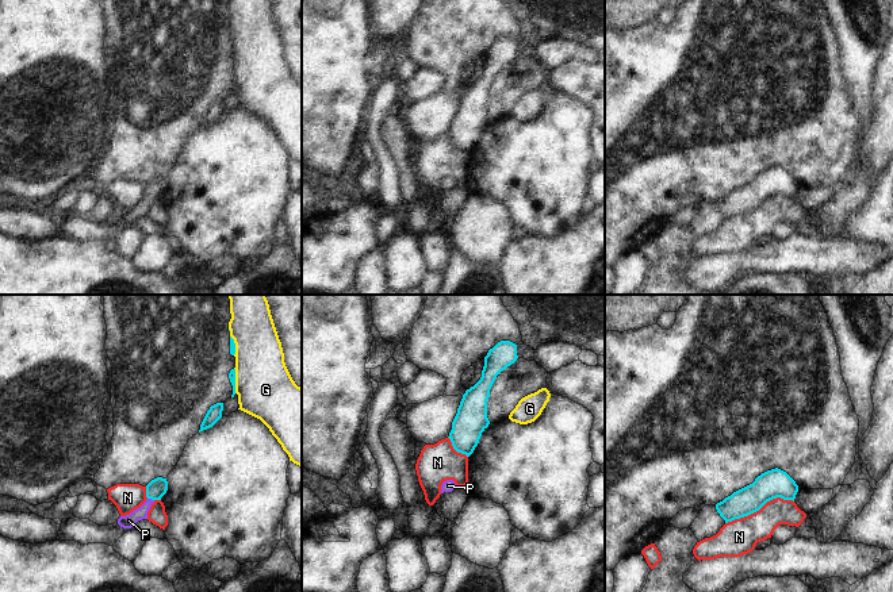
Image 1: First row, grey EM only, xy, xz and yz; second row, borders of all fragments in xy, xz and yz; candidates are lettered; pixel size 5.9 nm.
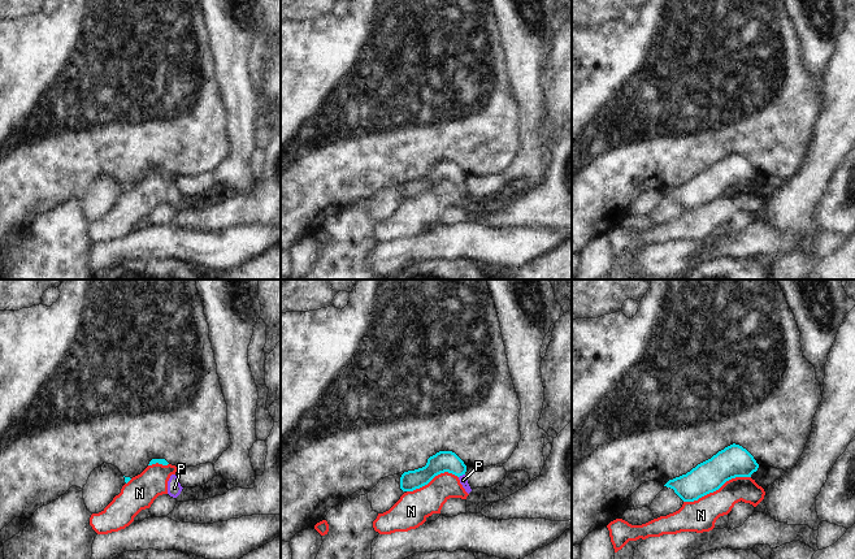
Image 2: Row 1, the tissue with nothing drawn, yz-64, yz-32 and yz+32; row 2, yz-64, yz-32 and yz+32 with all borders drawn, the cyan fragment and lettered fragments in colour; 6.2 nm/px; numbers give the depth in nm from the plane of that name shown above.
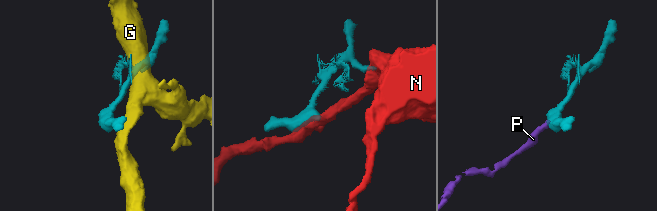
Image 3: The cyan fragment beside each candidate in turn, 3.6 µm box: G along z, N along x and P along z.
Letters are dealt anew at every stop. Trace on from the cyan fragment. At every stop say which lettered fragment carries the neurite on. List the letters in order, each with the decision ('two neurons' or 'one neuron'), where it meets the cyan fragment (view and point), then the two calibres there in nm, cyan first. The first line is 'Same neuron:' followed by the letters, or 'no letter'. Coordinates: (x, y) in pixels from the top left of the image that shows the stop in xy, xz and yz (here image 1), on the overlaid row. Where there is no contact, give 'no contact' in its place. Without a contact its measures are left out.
Same neuron: P
G: two neurons; contact xy (234, 380); calibres 50 and 340 nm
N: two neurons; contact yz (759, 508); calibres 170 and 220 nm
P: one neuron; contact xy (150, 498); calibres 110 and 80 nm

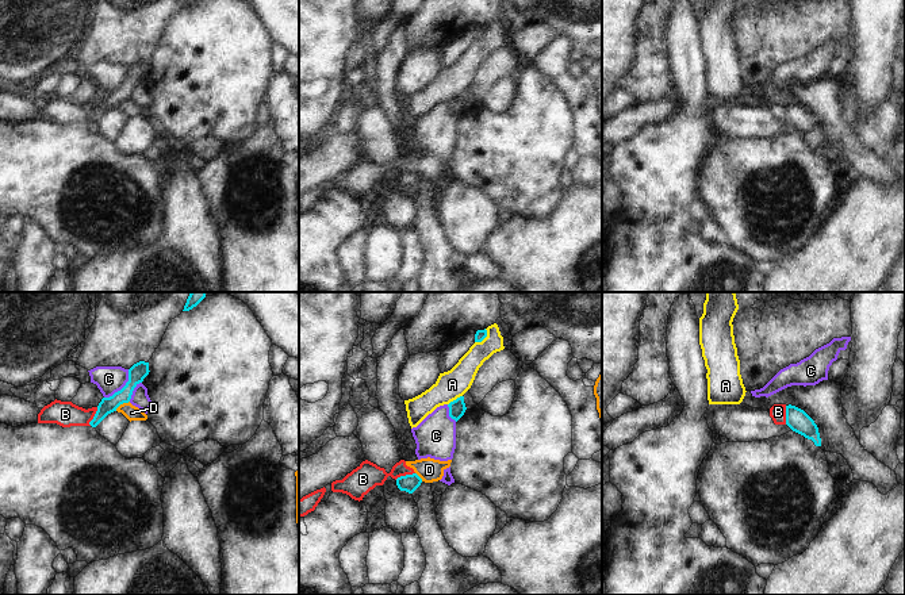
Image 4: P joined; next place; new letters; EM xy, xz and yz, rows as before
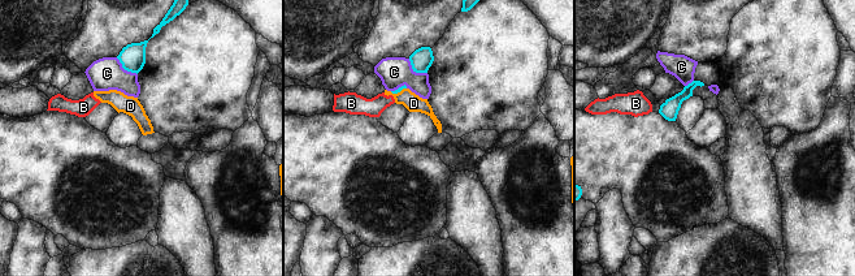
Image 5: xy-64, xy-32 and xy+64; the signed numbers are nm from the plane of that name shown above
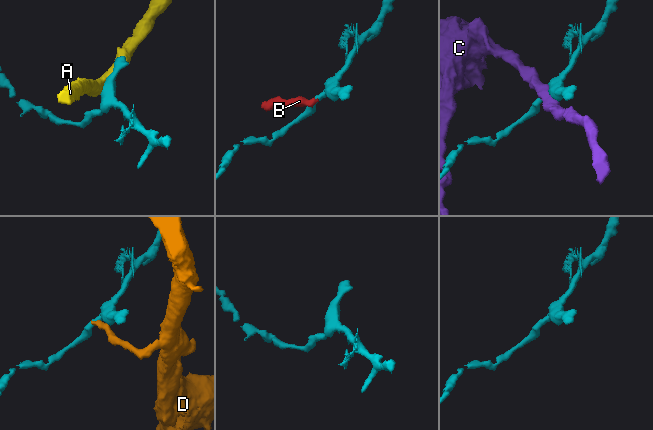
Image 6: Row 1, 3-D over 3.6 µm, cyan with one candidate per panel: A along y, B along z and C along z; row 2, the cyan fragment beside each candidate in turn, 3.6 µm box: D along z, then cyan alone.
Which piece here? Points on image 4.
Same neuron: no letter
A: two neurons; contact xz (483, 338); calibres 60 and 150 nm
B: two neurons; contact xz (406, 475); calibres 110 and 160 nm
C: two neurons; contact xy (123, 387); calibres 100 and 160 nm
D: two neurons; contact xy (122, 403); calibres 100 and 90 nm

